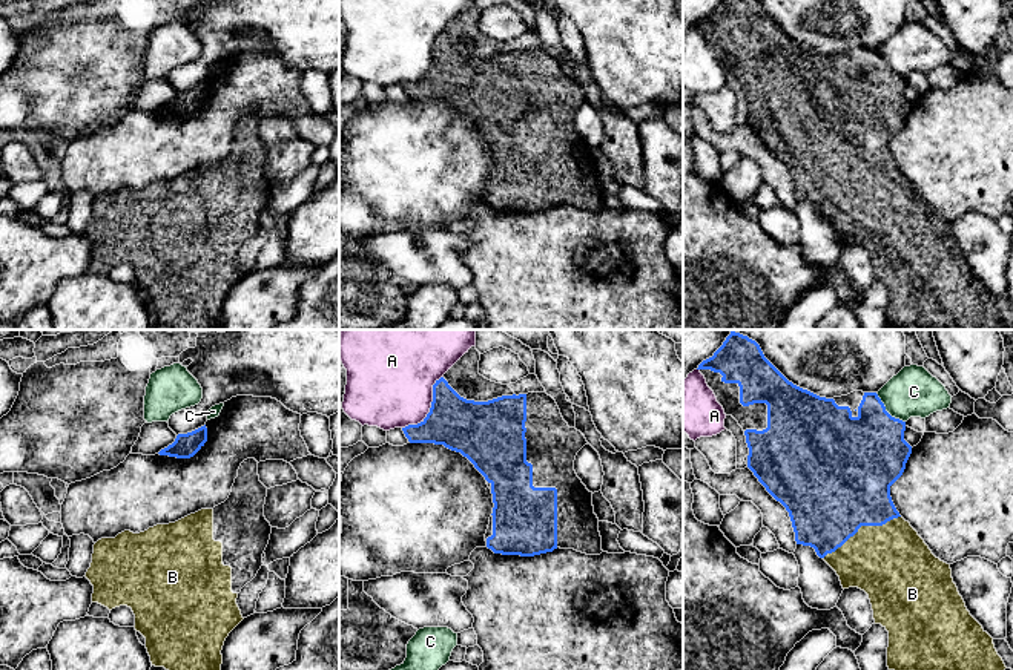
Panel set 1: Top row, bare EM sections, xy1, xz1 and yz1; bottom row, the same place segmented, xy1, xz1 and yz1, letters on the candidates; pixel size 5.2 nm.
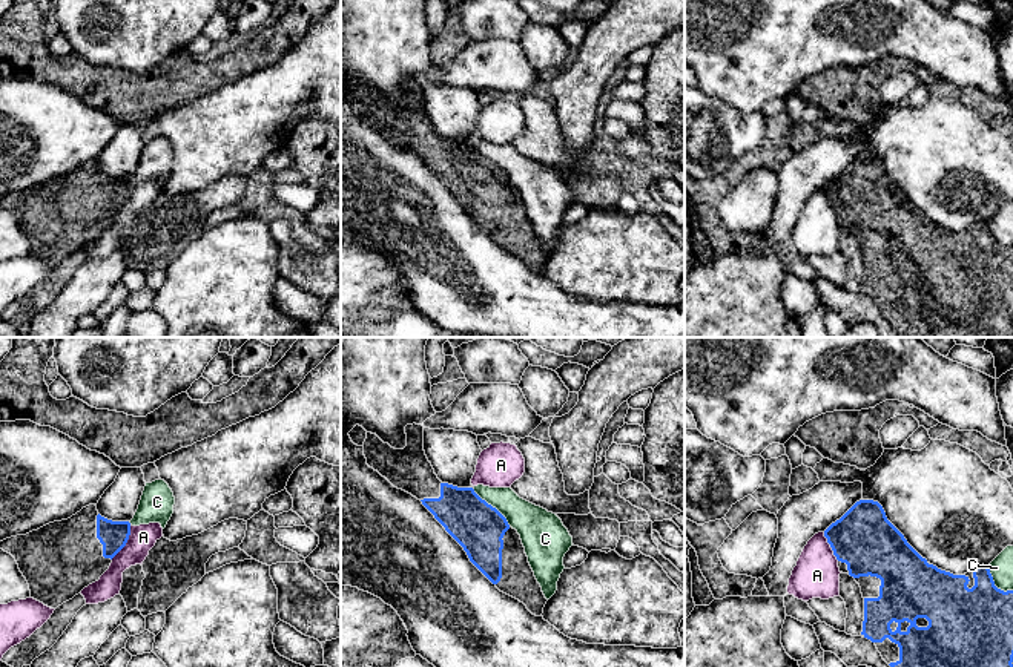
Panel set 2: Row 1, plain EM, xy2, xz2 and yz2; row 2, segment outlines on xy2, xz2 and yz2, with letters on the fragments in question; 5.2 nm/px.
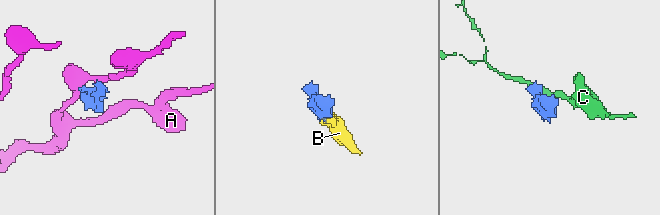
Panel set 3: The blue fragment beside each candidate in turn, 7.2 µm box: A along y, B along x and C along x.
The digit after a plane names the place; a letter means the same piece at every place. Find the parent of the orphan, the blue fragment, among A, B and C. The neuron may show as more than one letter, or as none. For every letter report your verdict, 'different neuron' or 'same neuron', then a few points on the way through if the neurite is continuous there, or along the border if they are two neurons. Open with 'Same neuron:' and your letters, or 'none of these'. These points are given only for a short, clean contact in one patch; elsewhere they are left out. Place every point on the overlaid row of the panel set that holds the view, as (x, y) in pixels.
Same neuron: B
A: different neuron
B: same neuron
C: different neuron

